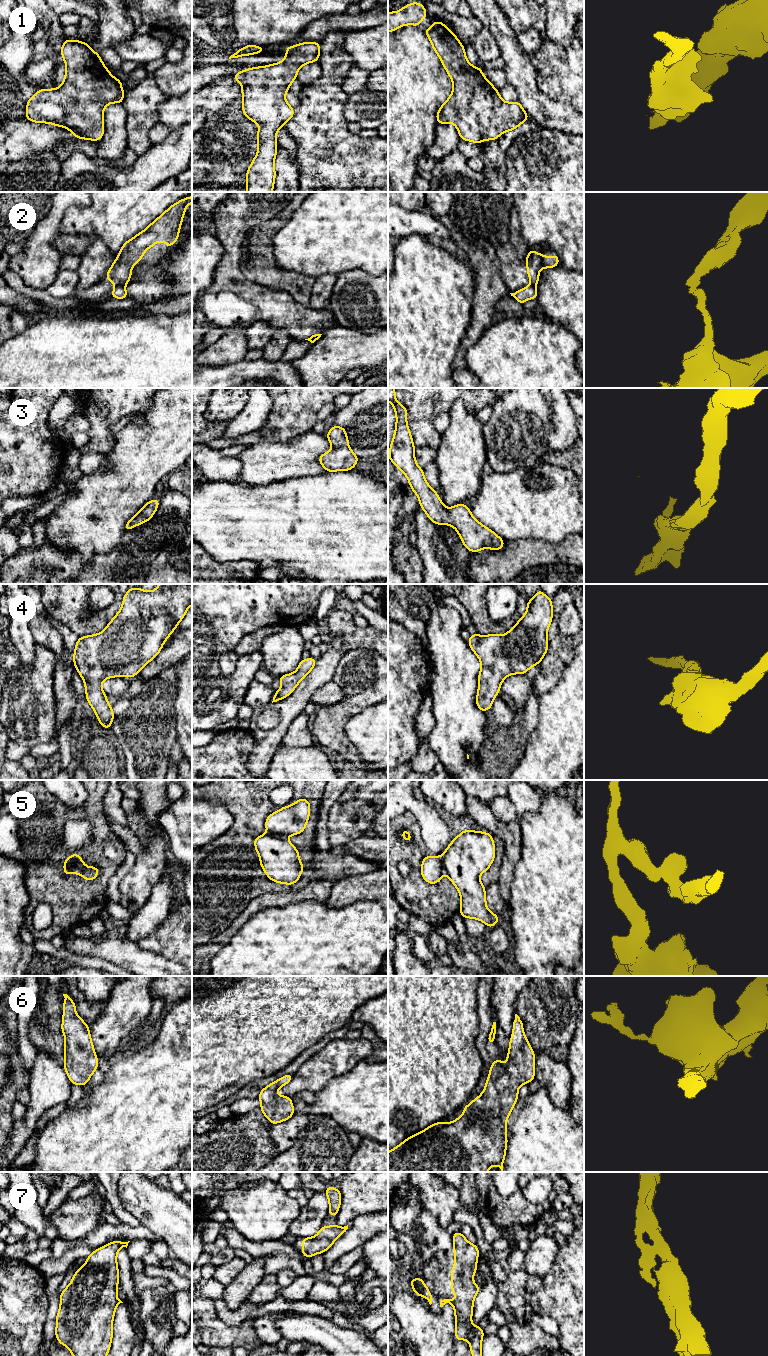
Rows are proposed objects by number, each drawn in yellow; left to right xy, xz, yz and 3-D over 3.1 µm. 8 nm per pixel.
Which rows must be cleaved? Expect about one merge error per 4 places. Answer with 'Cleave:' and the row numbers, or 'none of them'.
Cleave: 2, 5

